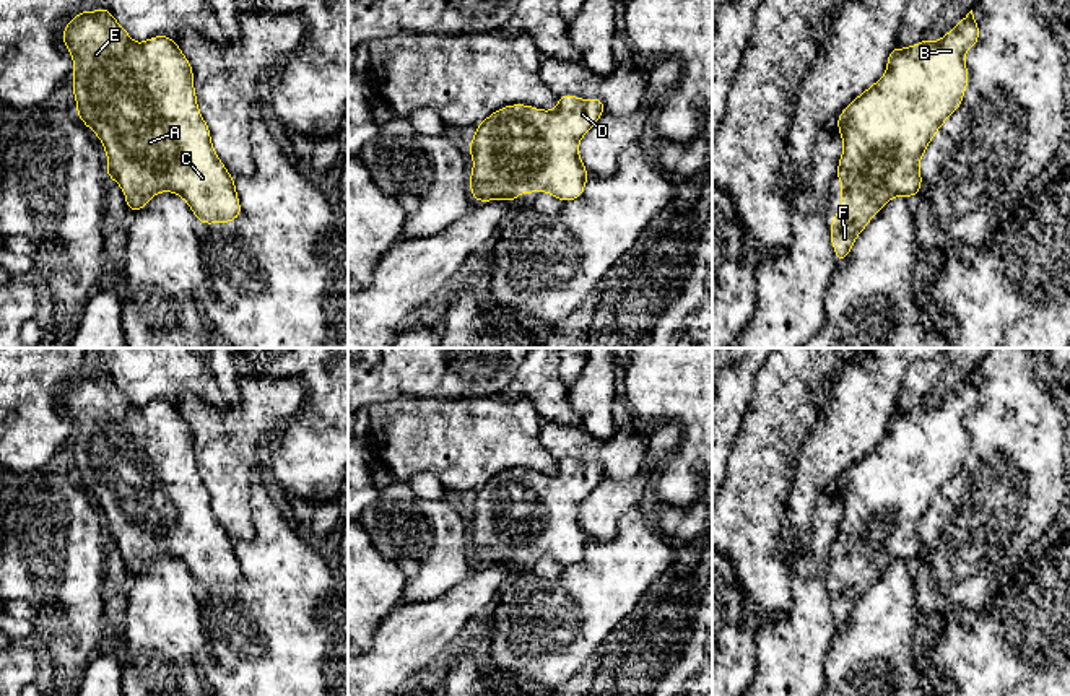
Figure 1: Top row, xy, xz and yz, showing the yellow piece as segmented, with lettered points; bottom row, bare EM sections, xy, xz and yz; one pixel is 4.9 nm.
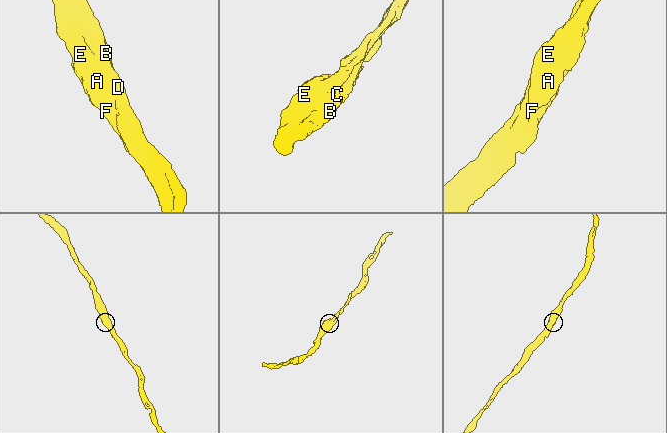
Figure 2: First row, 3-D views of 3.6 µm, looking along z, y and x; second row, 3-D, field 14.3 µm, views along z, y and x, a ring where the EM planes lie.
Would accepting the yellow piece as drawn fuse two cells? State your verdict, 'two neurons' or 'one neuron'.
one neuron

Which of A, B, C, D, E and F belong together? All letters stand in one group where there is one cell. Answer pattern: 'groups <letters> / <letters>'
groups A B C D E F

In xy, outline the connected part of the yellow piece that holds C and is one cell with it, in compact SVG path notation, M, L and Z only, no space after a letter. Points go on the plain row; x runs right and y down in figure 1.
M109 372L80 376L62 402L75 426L76 478L99 501L109 525L106 538L125 556L127 571L138 576L158 556L174 556L203 589L234 585L242 576L234 543L213 514L179 408L167 400L137 408Z

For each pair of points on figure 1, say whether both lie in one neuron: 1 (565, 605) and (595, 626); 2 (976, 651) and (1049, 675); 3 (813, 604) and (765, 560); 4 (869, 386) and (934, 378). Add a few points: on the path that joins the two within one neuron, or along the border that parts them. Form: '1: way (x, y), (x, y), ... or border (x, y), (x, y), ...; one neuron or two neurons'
1: border (613, 594), (587, 597), (587, 628), (568, 654); two neurons
2: way (994, 661), (1025, 662), (1031, 669); one neuron
3: border (782, 547), (791, 579), (791, 607), (774, 618); two neurons
4: border (911, 365), (893, 410); two neurons

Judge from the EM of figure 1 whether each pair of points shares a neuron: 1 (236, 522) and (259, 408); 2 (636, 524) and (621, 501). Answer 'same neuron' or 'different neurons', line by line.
1: same neuron
2: different neurons

